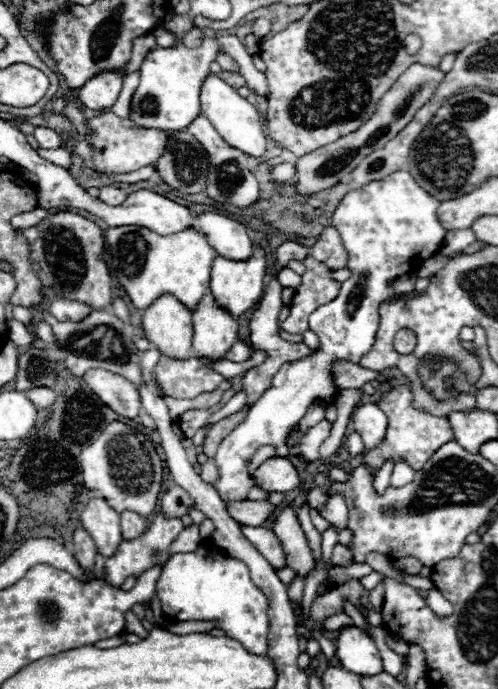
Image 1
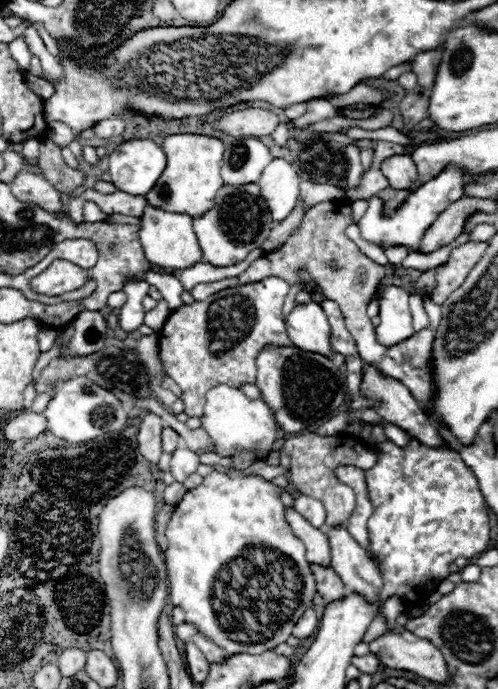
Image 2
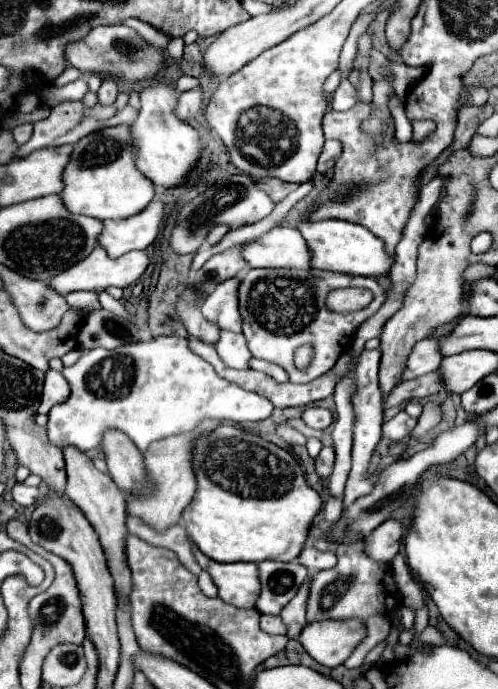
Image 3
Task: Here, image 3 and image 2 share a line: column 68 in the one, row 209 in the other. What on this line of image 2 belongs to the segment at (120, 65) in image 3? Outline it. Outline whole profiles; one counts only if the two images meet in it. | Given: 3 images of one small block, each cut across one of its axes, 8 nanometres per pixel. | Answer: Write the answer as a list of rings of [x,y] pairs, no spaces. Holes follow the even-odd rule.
[[[20,172],[10,182],[10,190],[22,202],[38,204],[40,208],[44,208],[48,212],[64,212],[60,192],[46,178],[42,178],[40,174]]]

